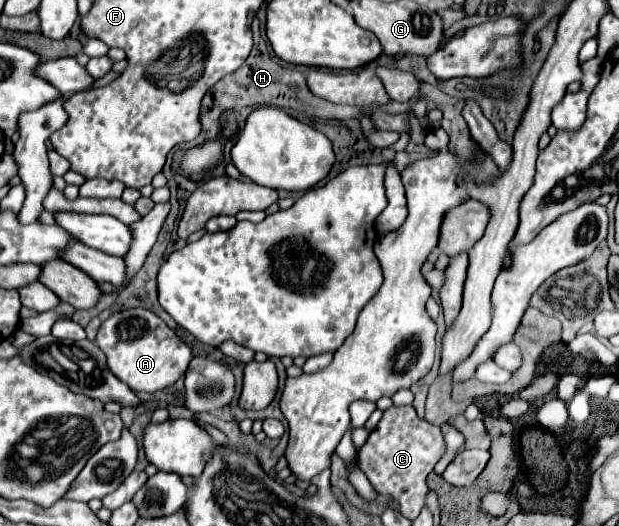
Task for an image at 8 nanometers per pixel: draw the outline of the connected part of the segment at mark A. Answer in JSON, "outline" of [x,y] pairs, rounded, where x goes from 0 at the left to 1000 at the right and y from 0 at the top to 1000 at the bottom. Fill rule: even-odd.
{"outline":[[[213,586],[181,597],[158,627],[158,662],[171,673],[171,692],[191,722],[207,730],[216,745],[252,745],[278,734],[304,700],[310,665],[275,627],[249,593]]]}

